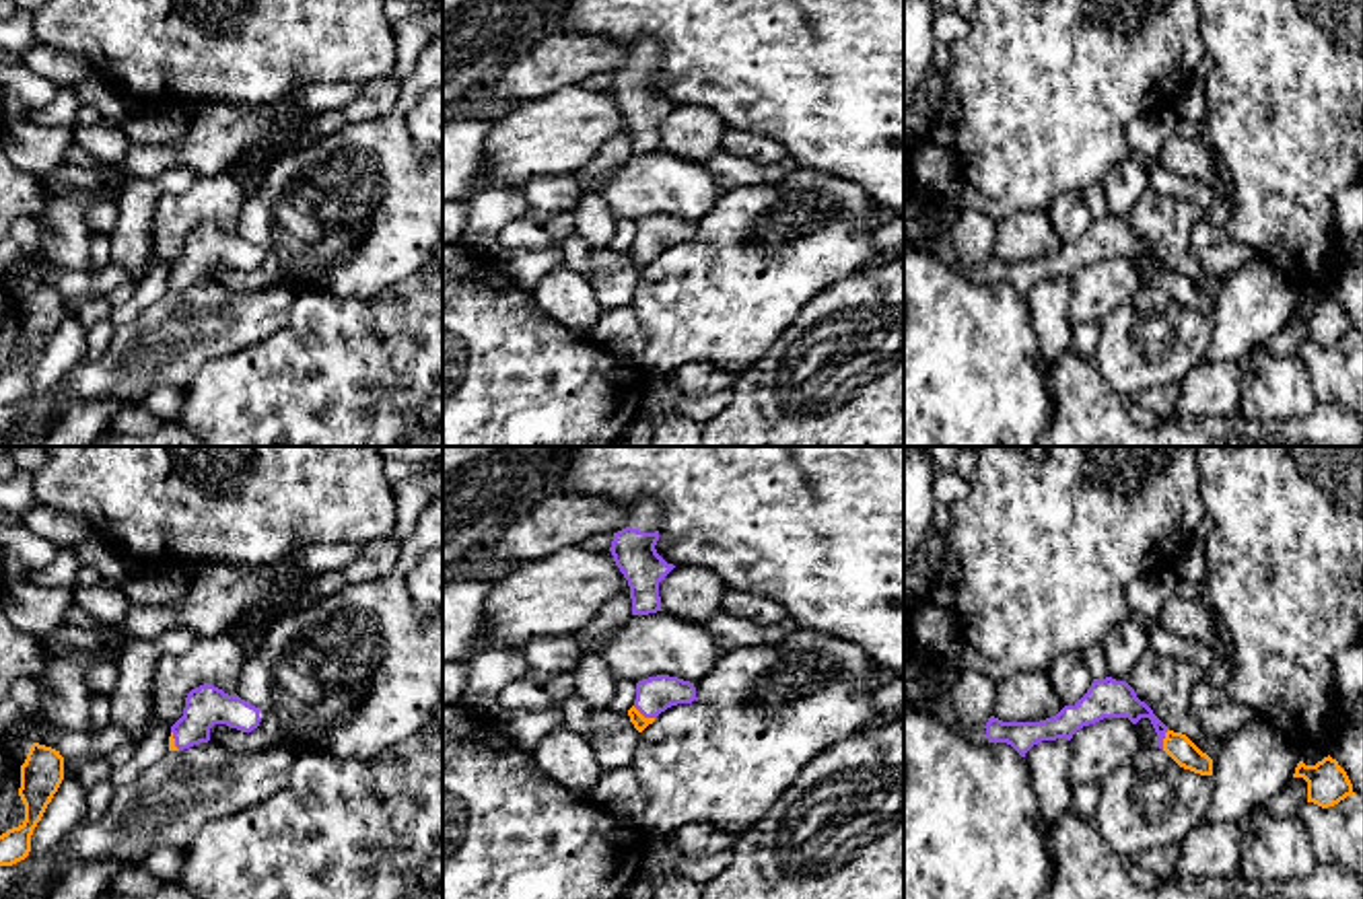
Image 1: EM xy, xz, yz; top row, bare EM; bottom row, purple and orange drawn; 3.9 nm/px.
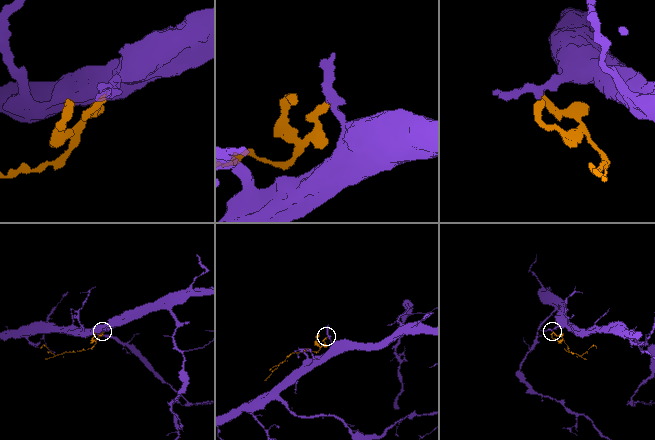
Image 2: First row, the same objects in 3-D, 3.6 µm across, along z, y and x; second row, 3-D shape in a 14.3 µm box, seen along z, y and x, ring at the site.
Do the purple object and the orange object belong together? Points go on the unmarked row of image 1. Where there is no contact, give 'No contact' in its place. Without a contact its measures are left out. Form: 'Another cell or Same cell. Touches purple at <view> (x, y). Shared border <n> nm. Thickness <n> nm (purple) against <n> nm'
Same cell. Touches purple at xz (643, 254). Shared border 100 nm. Thickness 140 nm (purple) against 60 nm

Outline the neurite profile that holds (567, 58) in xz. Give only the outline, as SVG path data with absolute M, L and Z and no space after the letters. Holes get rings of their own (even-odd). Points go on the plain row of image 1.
M560 31L509 62L492 80L494 93L509 105L541 101L599 72L626 68L630 51L632 45L607 37Z

